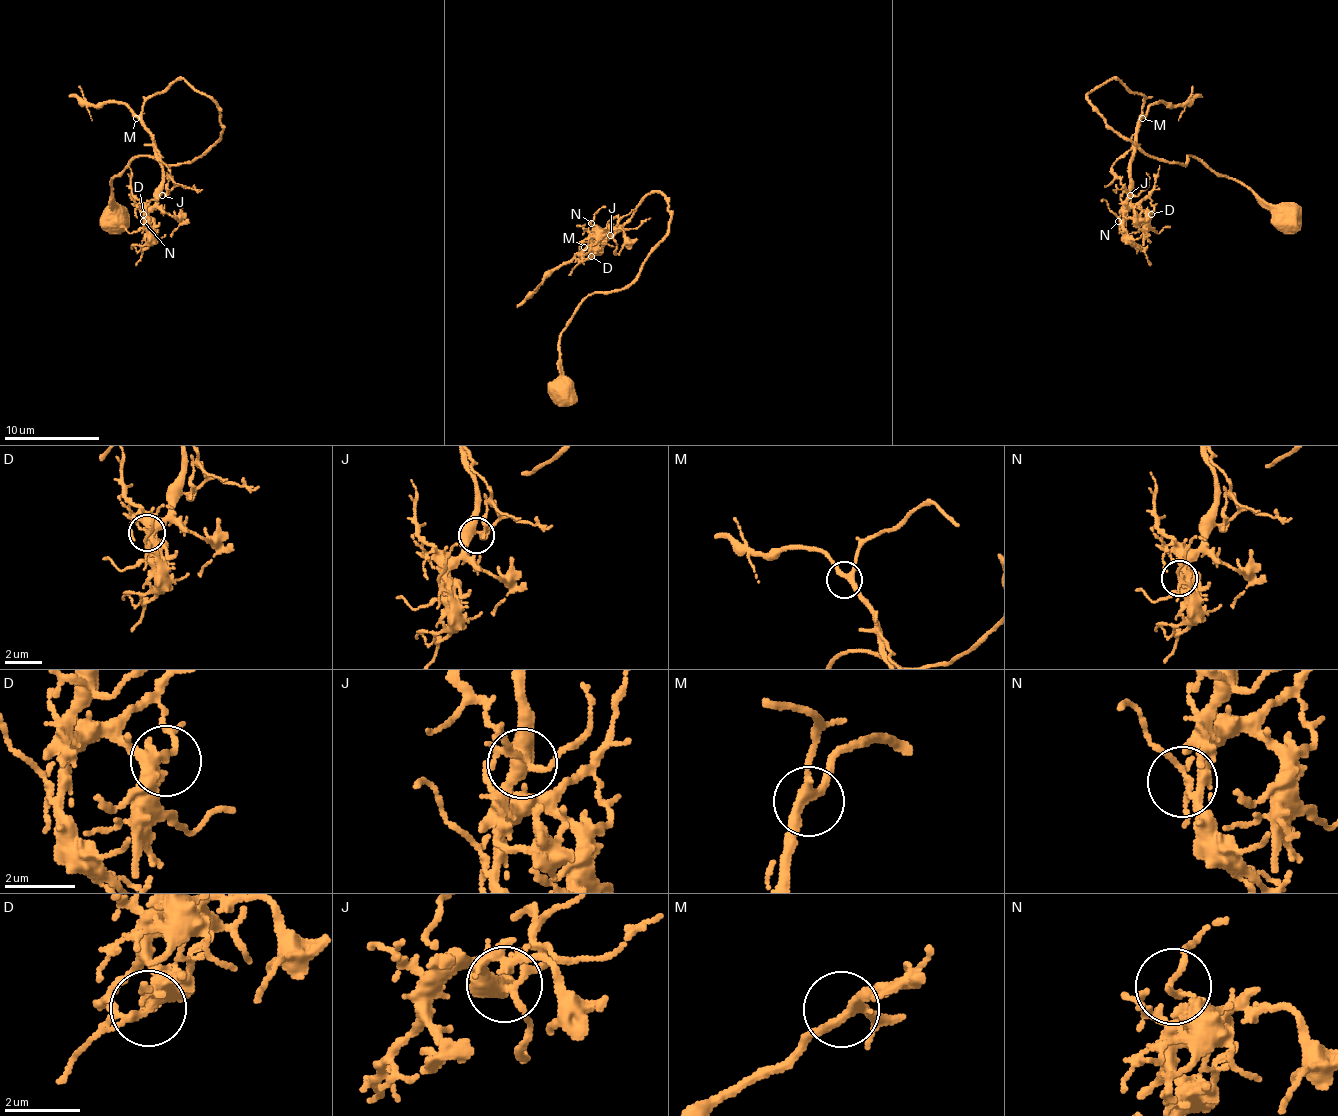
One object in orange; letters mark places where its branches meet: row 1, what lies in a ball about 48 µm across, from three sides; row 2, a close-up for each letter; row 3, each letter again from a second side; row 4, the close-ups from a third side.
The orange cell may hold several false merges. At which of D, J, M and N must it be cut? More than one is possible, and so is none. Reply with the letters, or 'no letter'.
no letter

